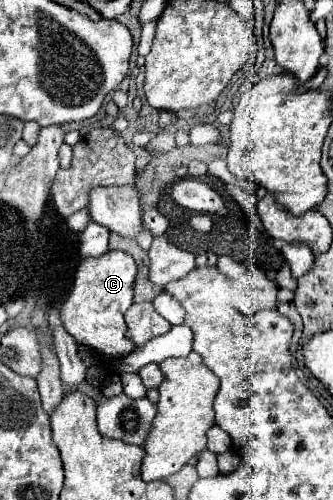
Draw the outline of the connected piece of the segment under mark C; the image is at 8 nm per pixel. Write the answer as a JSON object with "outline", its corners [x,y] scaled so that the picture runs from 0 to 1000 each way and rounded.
{"outline":[[[324,502],[306,514],[246,518],[228,538],[204,598],[186,610],[186,642],[198,662],[234,686],[282,694],[318,718],[396,706],[408,694],[396,682],[378,682],[384,654],[372,646],[372,626],[396,610],[402,558],[408,526],[366,502]]]}

